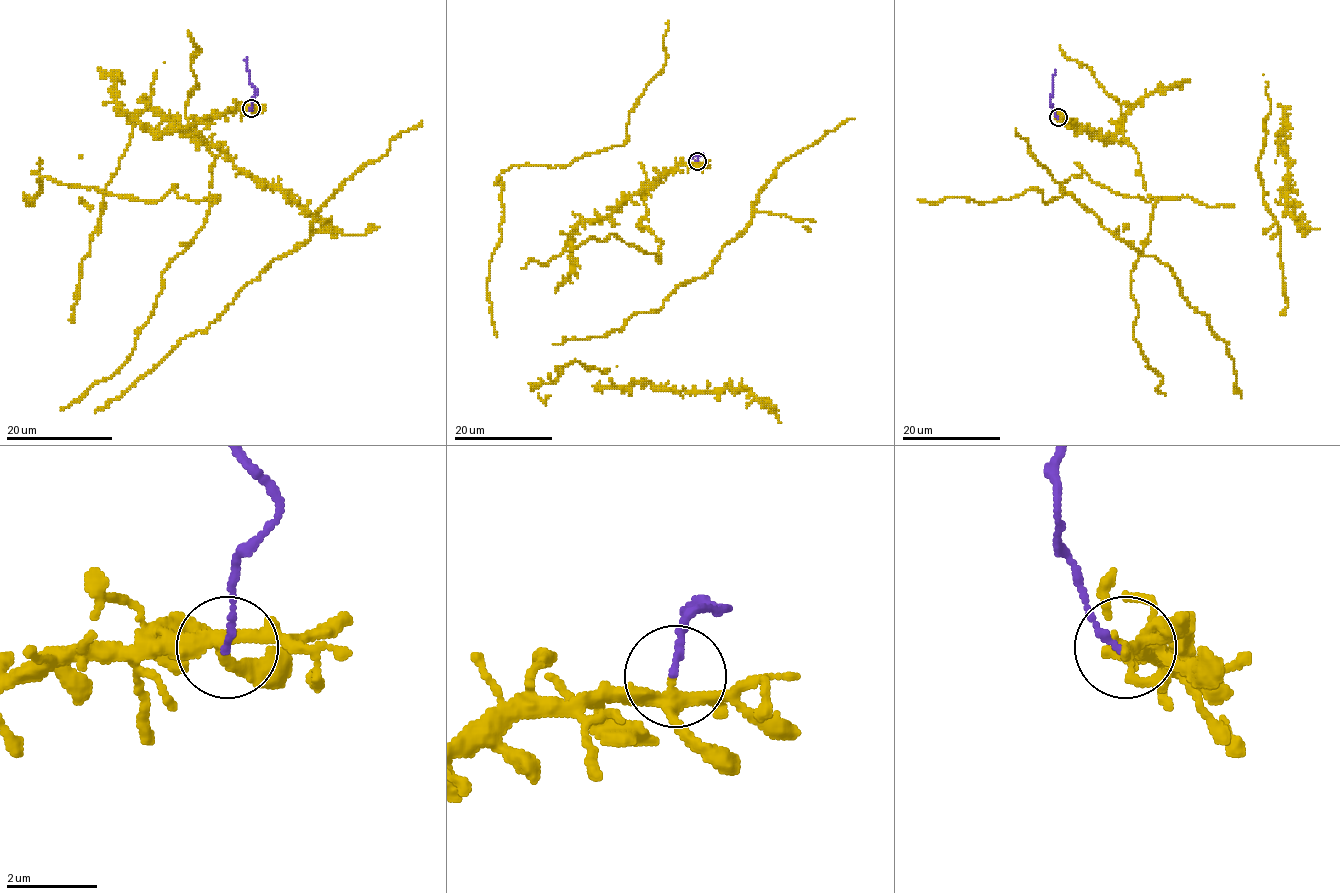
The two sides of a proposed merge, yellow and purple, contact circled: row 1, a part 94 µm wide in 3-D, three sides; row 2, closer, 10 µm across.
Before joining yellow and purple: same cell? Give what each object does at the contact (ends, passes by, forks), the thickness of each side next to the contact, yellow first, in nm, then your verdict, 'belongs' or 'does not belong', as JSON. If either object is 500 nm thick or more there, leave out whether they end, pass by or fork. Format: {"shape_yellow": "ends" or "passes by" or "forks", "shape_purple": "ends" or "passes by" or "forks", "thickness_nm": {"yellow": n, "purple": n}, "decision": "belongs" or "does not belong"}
{"shape_yellow": "forks", "shape_purple": "ends", "thickness_nm": {"yellow": 240, "purple": 130}, "decision": "does not belong"}

